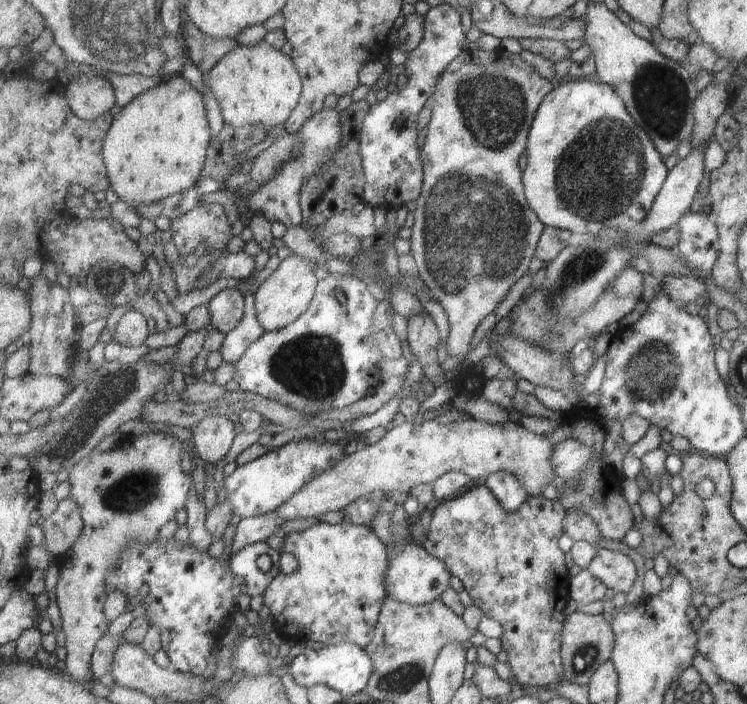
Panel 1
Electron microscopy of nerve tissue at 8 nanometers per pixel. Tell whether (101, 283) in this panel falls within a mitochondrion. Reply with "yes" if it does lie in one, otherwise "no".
no

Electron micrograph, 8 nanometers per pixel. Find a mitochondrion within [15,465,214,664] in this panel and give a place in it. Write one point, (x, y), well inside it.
(131, 494)

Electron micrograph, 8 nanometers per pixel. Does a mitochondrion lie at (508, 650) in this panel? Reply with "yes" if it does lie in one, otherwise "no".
no

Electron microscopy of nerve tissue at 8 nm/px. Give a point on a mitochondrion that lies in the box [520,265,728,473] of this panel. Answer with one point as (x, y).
(654, 372)

